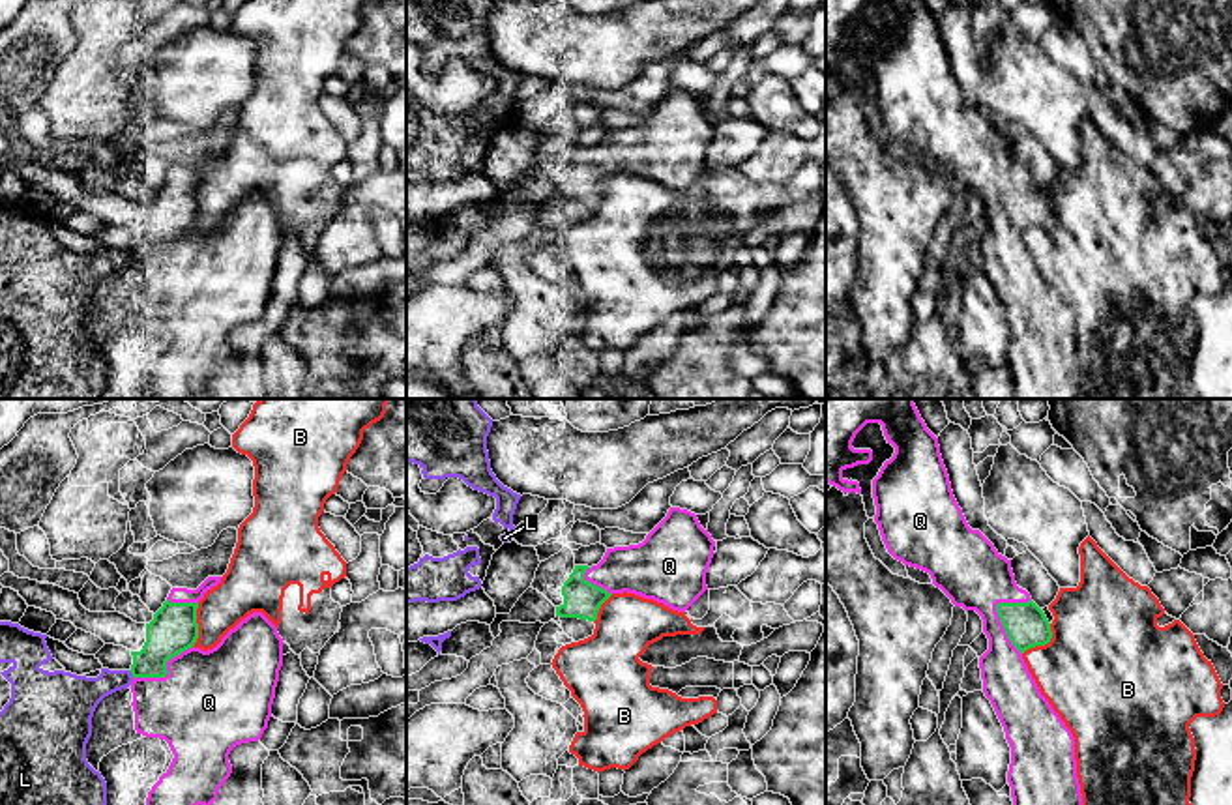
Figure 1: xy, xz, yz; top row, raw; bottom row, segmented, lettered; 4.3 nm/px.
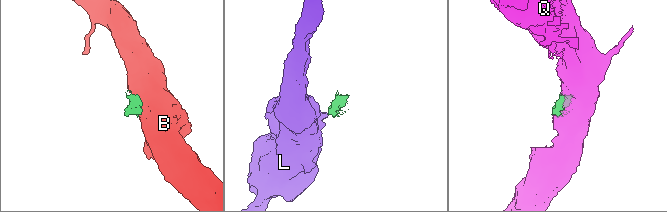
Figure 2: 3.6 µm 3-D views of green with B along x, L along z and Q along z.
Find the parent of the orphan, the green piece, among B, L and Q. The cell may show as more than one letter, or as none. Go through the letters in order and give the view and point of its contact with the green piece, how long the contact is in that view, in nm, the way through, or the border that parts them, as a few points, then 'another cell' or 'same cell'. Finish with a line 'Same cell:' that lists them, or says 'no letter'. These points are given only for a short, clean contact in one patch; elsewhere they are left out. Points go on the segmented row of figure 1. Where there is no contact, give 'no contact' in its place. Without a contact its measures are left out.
B: contact yz (1043, 644); length 180 nm; border yz (1051, 624), (1051, 639), (1030, 646), (1023, 654); another cell
L: contact xy (132, 674); length 40 nm; another cell
Q: contact yz (1004, 628); length 260 nm; same cell
Same cell: Q

